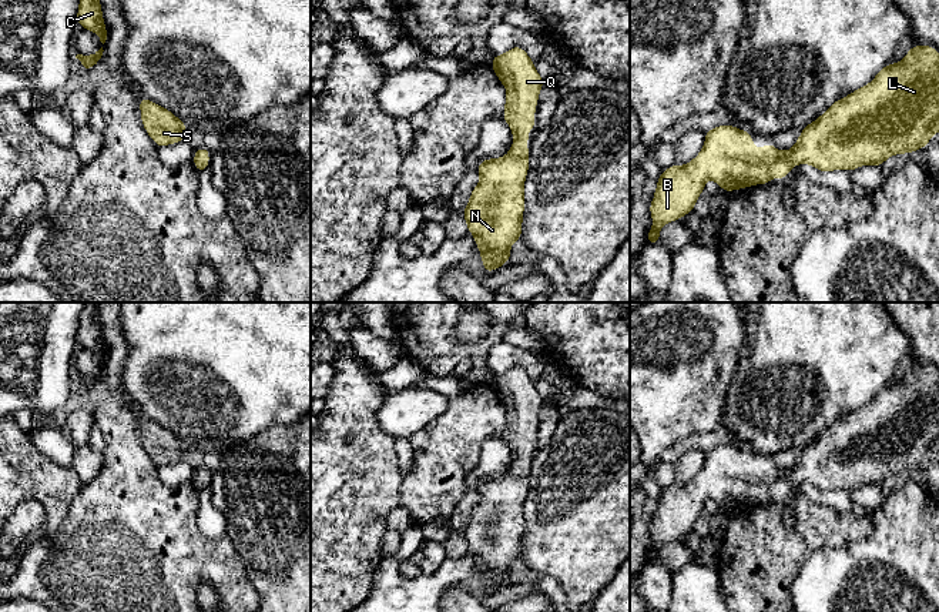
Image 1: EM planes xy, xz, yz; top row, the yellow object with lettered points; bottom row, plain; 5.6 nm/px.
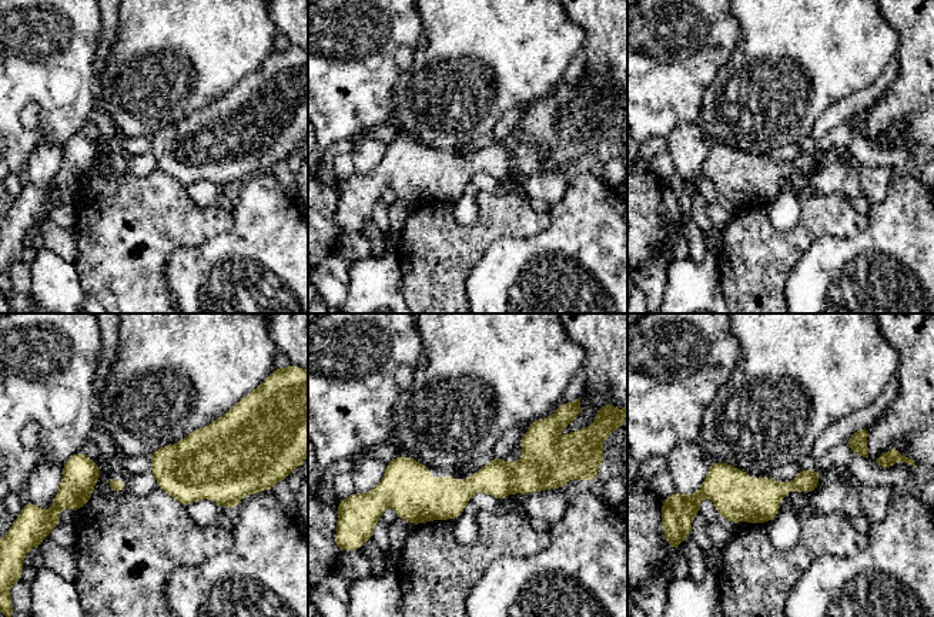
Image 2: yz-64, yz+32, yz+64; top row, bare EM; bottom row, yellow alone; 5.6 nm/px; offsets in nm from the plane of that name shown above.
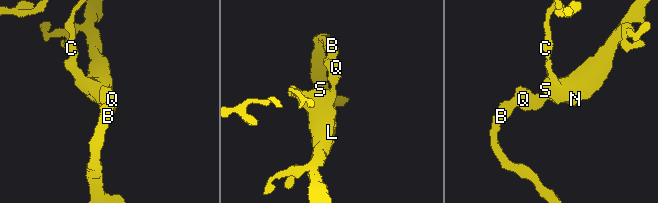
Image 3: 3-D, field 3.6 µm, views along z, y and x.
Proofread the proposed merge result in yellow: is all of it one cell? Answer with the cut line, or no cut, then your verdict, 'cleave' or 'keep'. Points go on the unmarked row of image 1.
no cut; keep

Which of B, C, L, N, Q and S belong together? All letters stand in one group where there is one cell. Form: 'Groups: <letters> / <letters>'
Groups: B C L N Q S

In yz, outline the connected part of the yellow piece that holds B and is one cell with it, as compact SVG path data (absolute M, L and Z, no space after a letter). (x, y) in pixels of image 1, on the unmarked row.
M926 364L912 365L903 379L885 385L869 404L836 419L814 442L805 445L791 469L778 471L771 462L762 468L755 468L749 451L738 449L728 444L705 451L704 466L695 478L685 485L674 484L663 489L653 522L650 524L653 548L648 551L647 561L648 563L658 563L663 545L681 539L694 529L707 499L714 499L724 511L734 511L749 505L772 502L771 498L774 495L782 501L795 484L811 484L824 492L834 489L852 491L861 485L882 485L891 475L911 474L915 469L925 468L935 454L939 454L939 372Z

